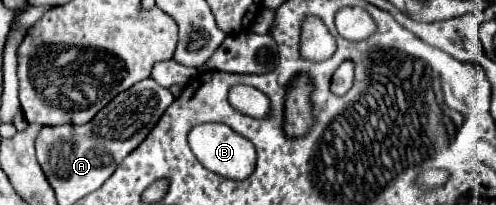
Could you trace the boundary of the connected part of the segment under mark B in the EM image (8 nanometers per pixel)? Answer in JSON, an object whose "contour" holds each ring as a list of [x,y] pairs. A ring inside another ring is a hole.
{"contour":[[[207,123],[197,125],[189,133],[189,145],[195,157],[213,173],[219,173],[223,177],[231,179],[245,179],[255,169],[255,147],[245,137],[237,135],[231,127],[223,123]]]}

